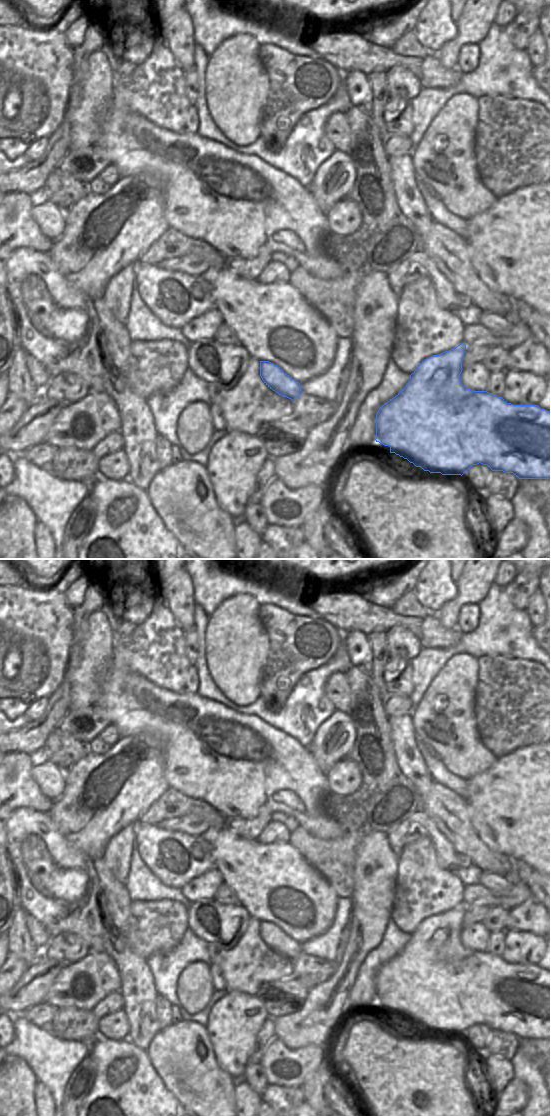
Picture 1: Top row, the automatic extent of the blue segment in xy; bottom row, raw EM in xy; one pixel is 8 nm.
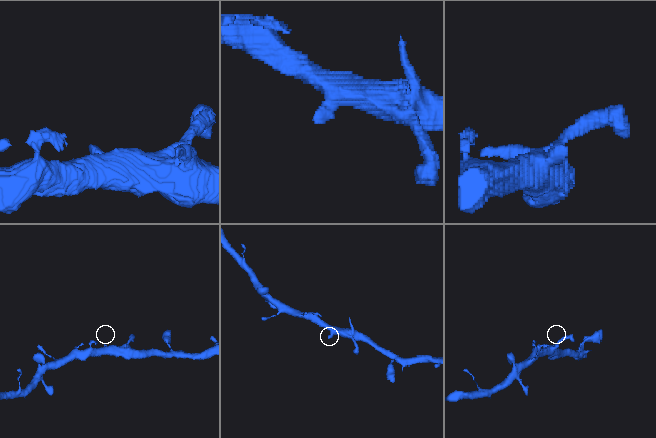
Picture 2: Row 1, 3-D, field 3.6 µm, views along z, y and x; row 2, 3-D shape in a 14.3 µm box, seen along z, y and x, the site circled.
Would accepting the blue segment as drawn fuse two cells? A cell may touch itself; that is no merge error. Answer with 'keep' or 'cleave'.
keep

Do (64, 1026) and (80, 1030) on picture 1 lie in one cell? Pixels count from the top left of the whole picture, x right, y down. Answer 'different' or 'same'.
same

